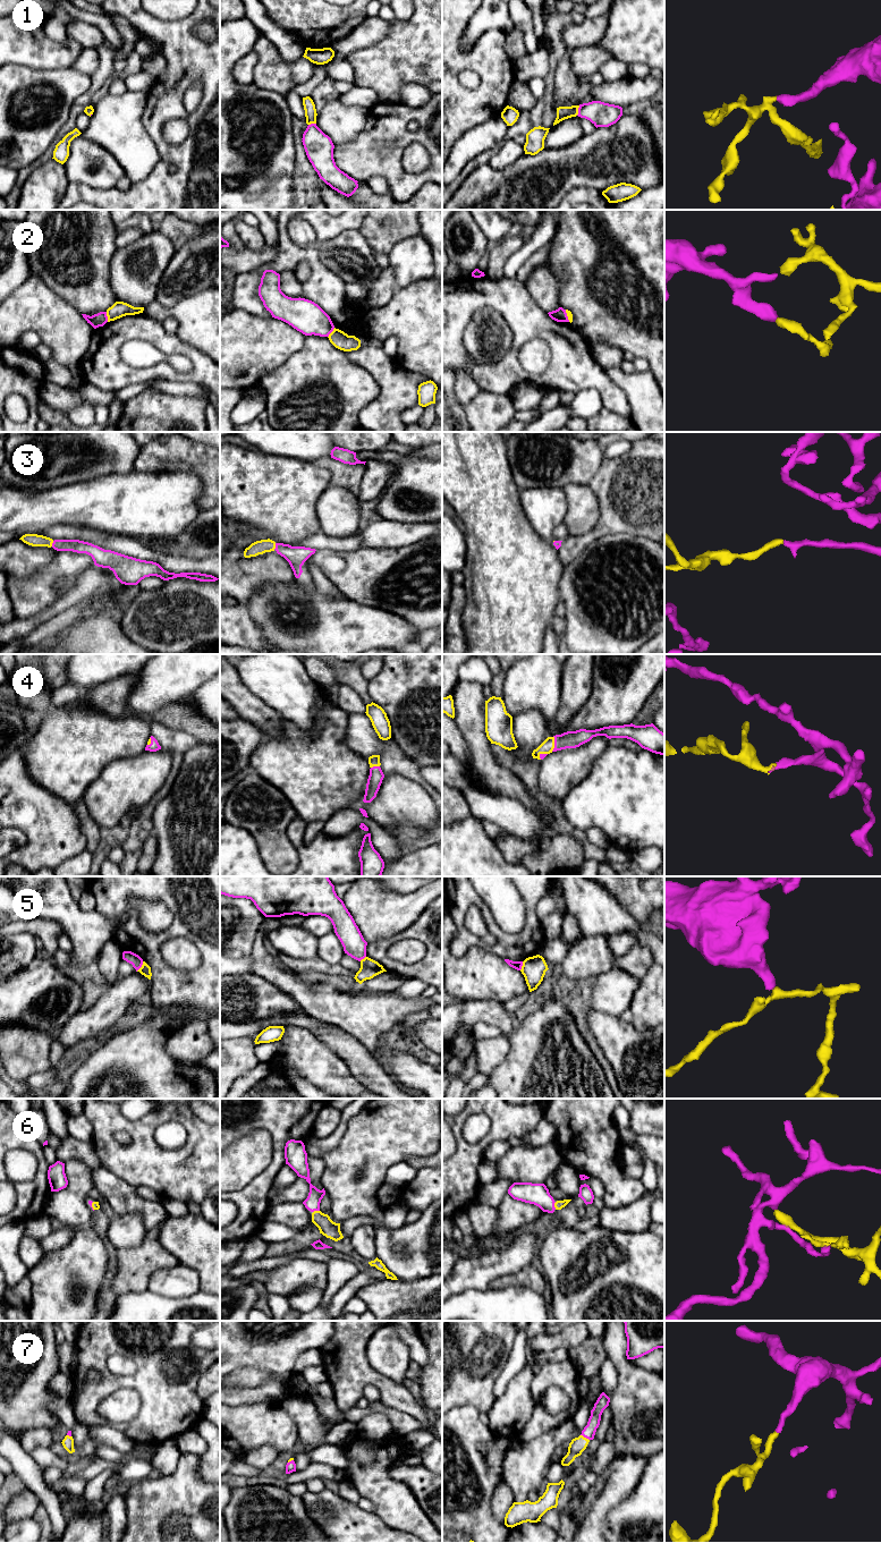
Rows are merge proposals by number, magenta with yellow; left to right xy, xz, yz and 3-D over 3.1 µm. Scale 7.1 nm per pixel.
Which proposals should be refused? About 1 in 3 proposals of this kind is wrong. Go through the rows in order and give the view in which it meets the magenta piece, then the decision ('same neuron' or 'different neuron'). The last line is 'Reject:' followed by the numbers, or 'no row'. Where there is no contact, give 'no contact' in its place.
1: yz | same neuron
2: xy | different neuron
3: xz | same neuron
4: yz | same neuron
5: xy | different neuron
6: yz | same neuron
7: yz | same neuron
Reject: 2, 5

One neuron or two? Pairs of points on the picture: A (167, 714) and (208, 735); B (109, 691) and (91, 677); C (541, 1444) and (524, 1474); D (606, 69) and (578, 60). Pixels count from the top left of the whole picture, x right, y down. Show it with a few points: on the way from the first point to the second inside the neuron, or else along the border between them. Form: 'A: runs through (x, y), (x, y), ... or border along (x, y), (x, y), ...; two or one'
A: runs through (177, 715), (181, 715), (197, 726); one
B: border along (125, 675), (85, 691); two
C: runs through (538, 1451), (524, 1467); one
D: border along (612, 57), (598, 70); two

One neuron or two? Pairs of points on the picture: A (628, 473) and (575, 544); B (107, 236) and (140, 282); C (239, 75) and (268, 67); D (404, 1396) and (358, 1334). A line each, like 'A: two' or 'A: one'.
A: one
B: two
C: two
D: one

